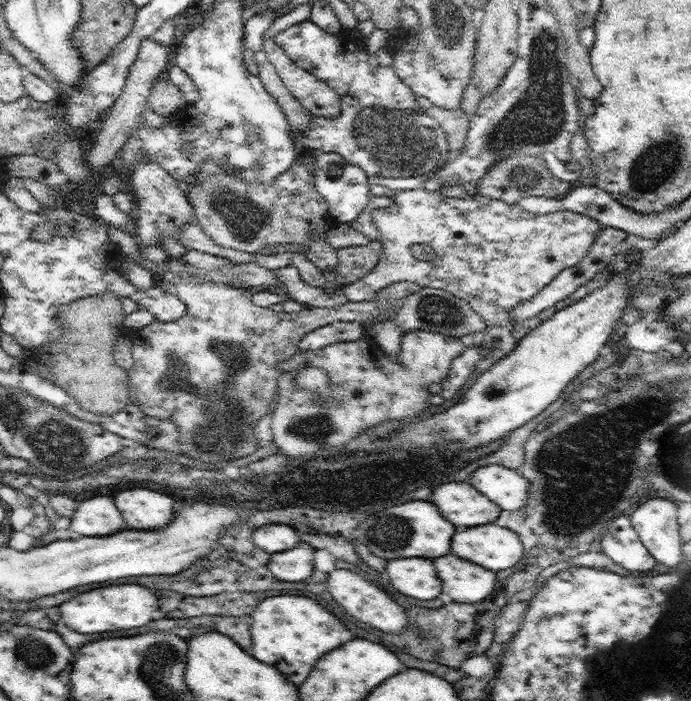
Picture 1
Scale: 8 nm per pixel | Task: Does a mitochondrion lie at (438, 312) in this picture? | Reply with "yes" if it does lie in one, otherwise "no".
yes

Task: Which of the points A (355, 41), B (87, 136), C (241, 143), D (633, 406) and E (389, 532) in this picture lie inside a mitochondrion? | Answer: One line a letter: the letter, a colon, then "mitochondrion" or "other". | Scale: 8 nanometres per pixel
A: other
B: other
C: mitochondrion
D: mitochondrion
E: mitochondrion

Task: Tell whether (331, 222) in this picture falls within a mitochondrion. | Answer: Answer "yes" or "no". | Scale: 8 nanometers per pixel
no

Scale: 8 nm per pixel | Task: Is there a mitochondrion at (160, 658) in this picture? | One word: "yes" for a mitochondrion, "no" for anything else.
yes

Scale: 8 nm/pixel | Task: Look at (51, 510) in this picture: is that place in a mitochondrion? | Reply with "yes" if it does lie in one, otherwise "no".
no

